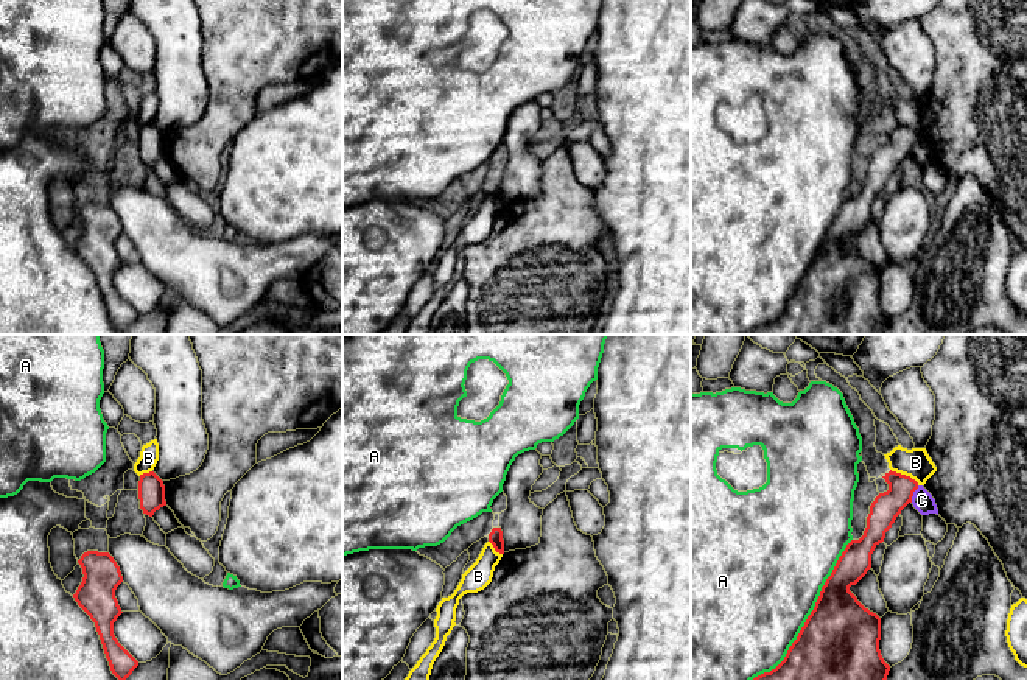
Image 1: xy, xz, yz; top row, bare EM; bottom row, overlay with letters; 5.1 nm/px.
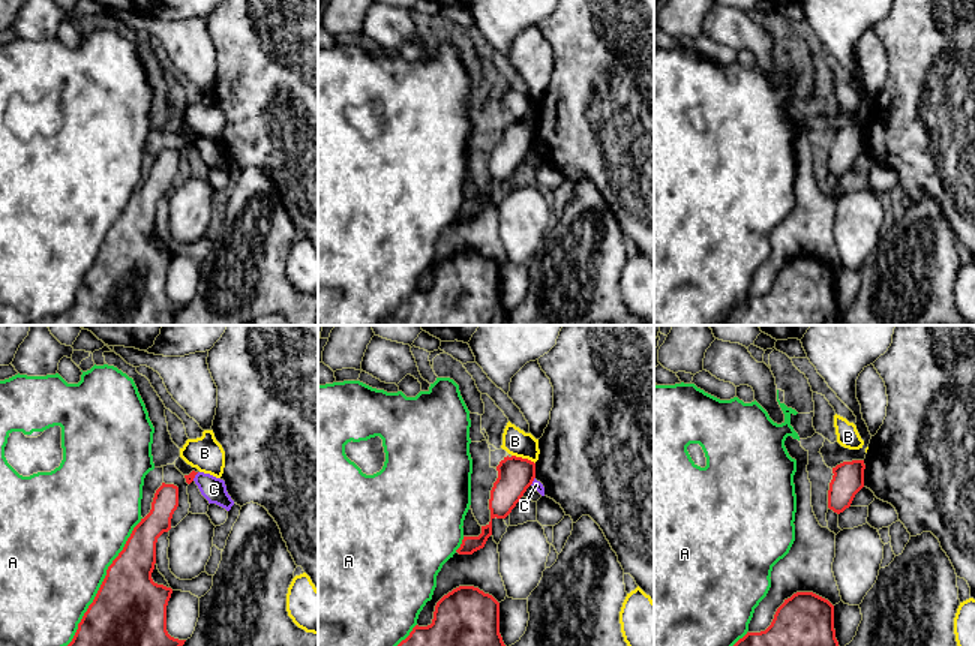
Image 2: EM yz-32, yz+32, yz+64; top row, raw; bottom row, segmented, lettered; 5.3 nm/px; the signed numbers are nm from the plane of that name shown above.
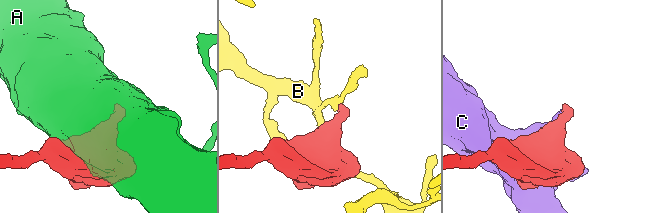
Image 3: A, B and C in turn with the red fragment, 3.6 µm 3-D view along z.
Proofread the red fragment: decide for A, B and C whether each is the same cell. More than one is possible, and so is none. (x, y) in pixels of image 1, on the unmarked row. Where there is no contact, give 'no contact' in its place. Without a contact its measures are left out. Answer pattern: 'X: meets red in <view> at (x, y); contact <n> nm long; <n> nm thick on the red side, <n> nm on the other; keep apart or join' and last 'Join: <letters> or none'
A: meets red in yz at (808, 268); contact 900 nm long; 460 nm thick on the red side, 500 nm on the other; keep apart
B: meets red in yz at (904, 126); contact 170 nm long; 150 nm thick on the red side, 150 nm on the other; keep apart
C: meets red in yz at (912, 145); contact 100 nm long; 150 nm thick on the red side, 110 nm on the other; keep apart
Join: none

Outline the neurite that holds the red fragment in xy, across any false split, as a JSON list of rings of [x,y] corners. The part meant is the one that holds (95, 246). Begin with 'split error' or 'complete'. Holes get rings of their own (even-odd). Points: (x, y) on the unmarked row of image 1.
complete | [[[98,202],[84,204],[78,215],[84,229],[73,249],[95,274],[110,322],[123,335],[138,313],[114,286],[114,274],[123,265],[115,249],[123,233],[120,218],[109,204]]]

